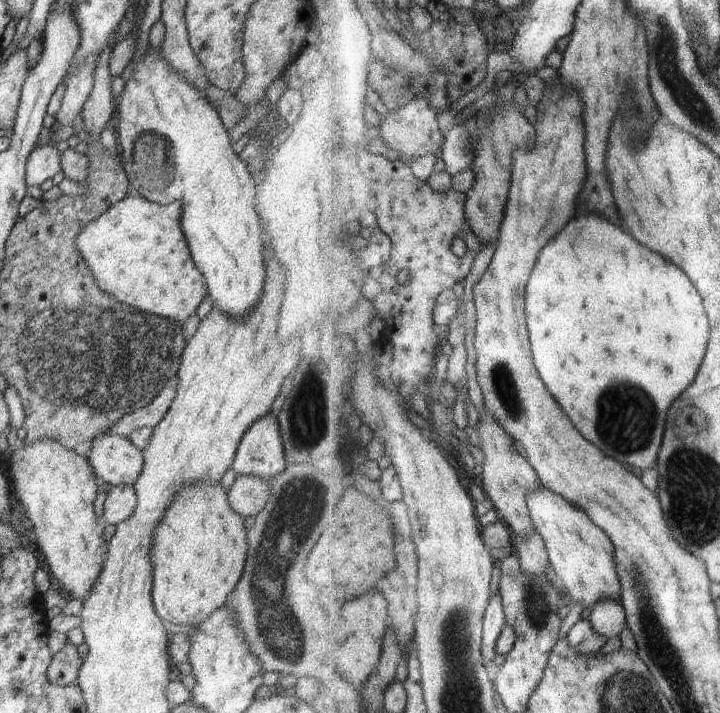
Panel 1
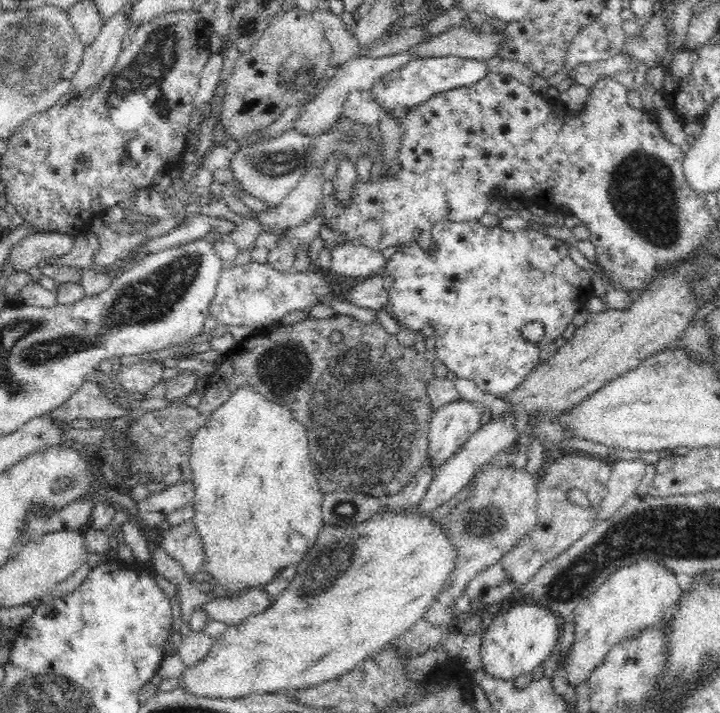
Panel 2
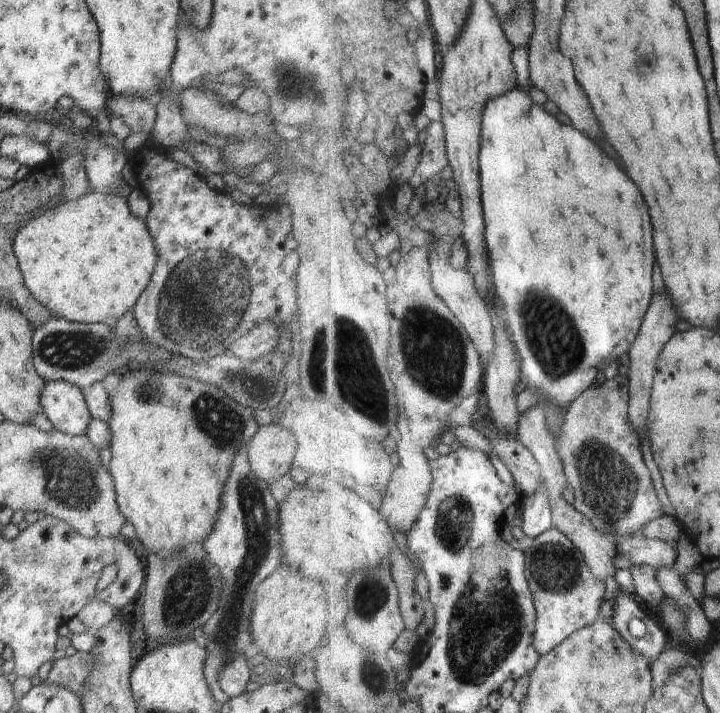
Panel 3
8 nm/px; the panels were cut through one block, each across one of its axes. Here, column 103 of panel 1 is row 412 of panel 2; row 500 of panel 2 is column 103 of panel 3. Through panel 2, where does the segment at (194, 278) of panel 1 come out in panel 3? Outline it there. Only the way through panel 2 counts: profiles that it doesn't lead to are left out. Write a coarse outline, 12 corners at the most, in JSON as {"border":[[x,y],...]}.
{"border":[[92,190],[17,230],[32,296],[110,325],[157,261],[127,198]]}

